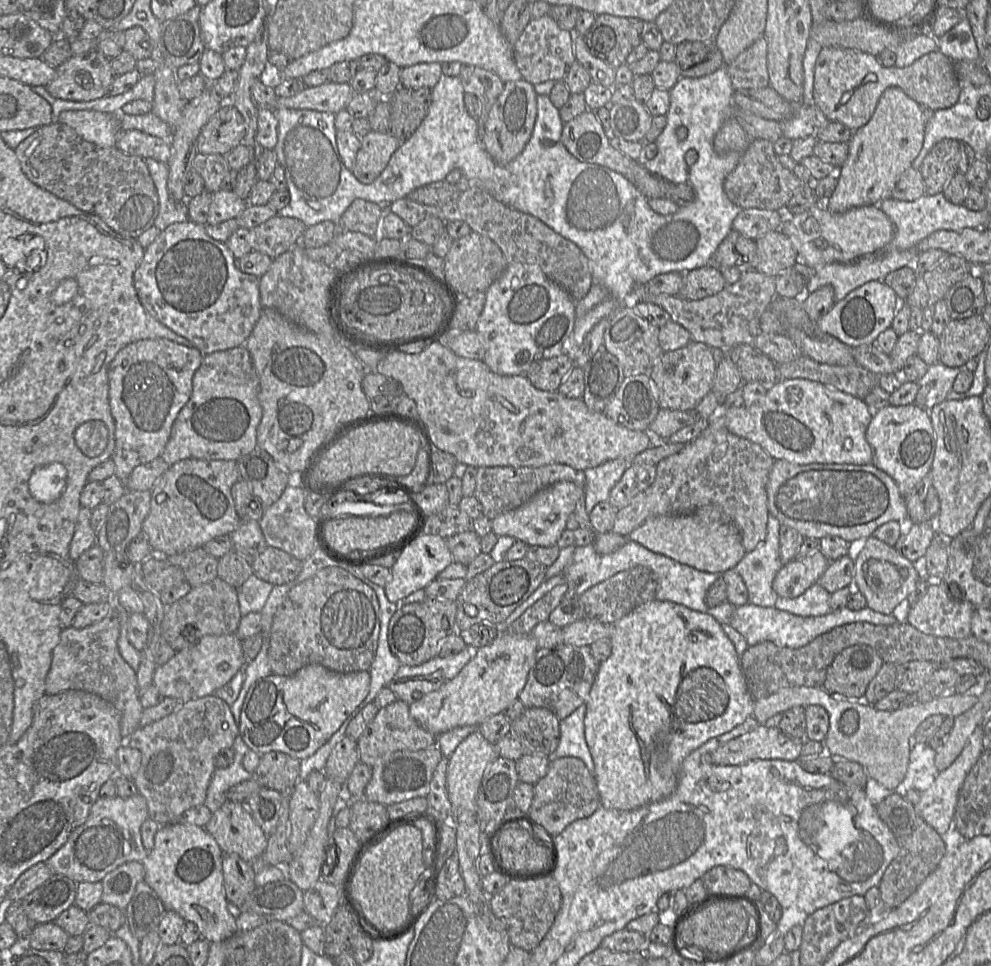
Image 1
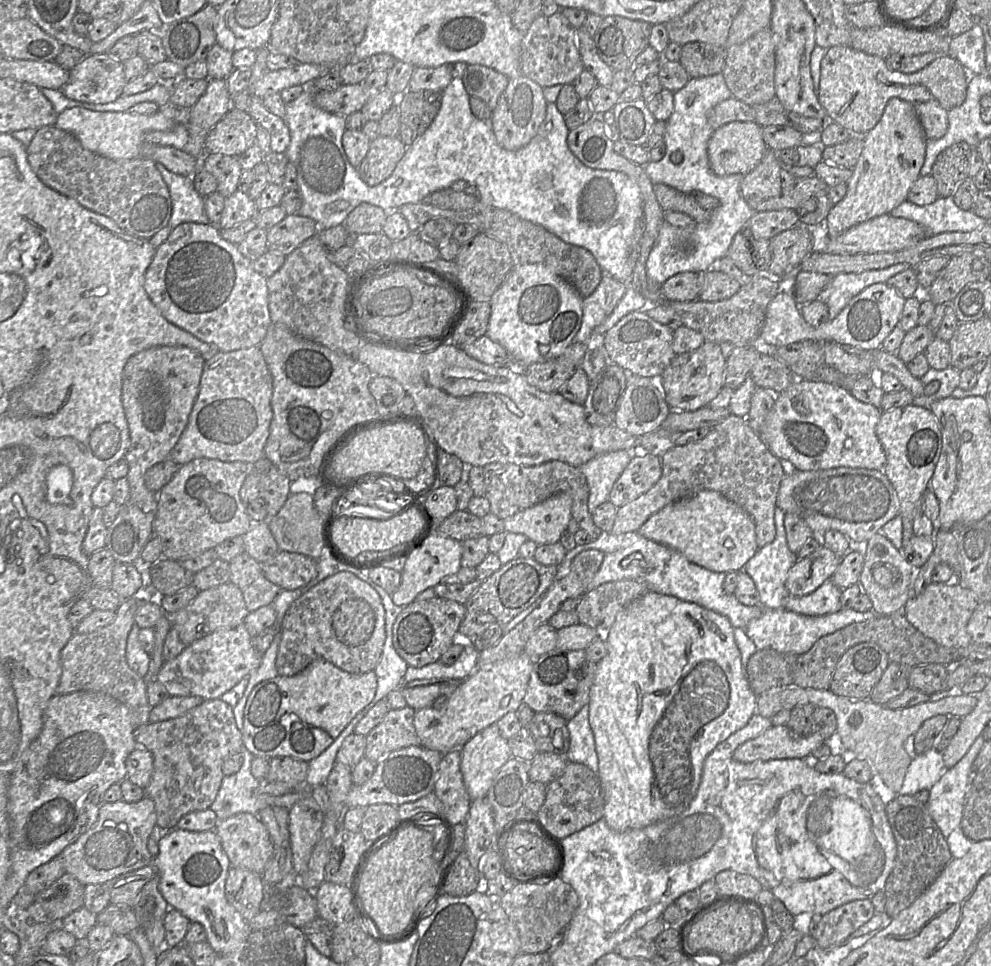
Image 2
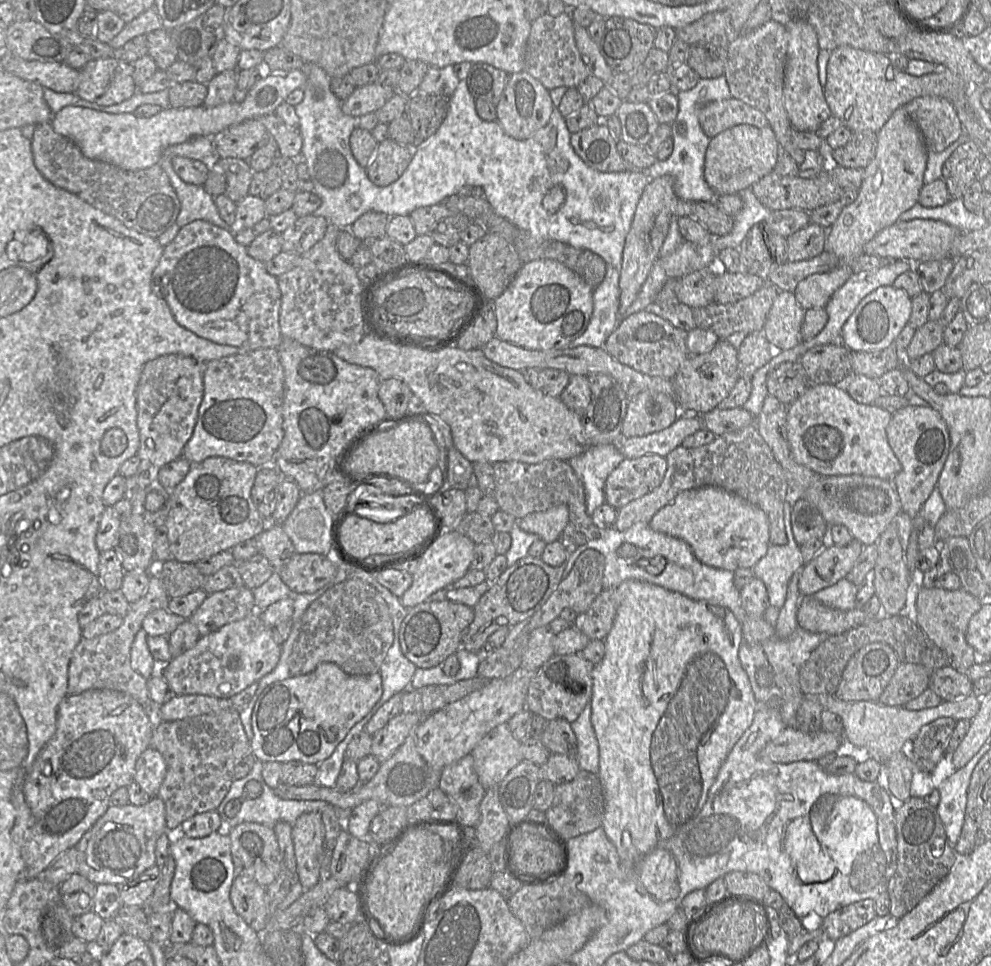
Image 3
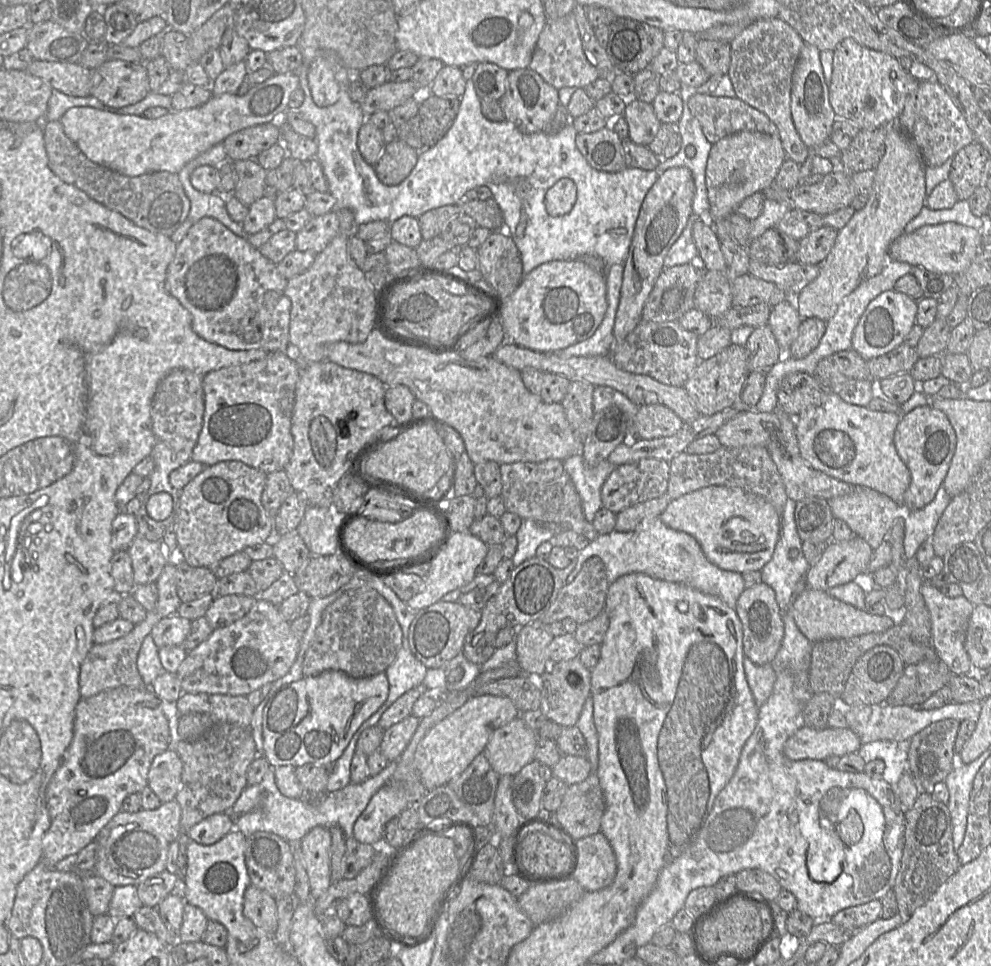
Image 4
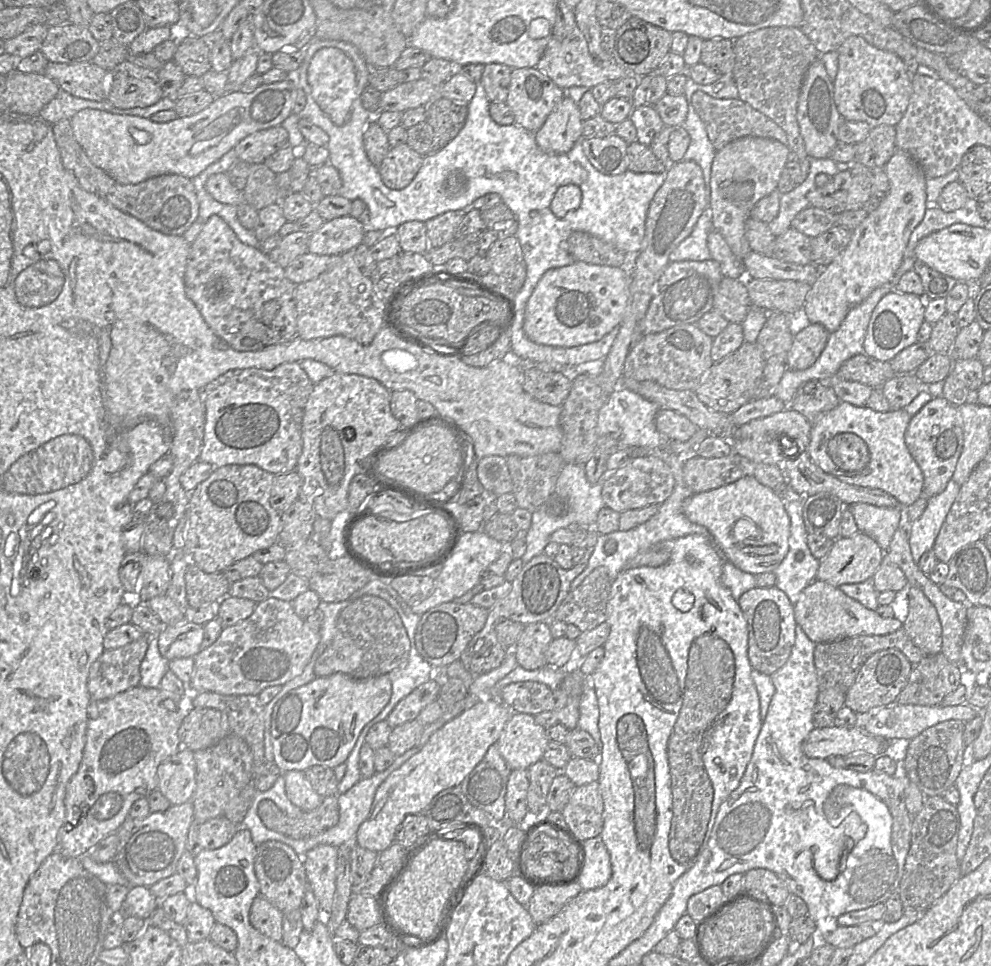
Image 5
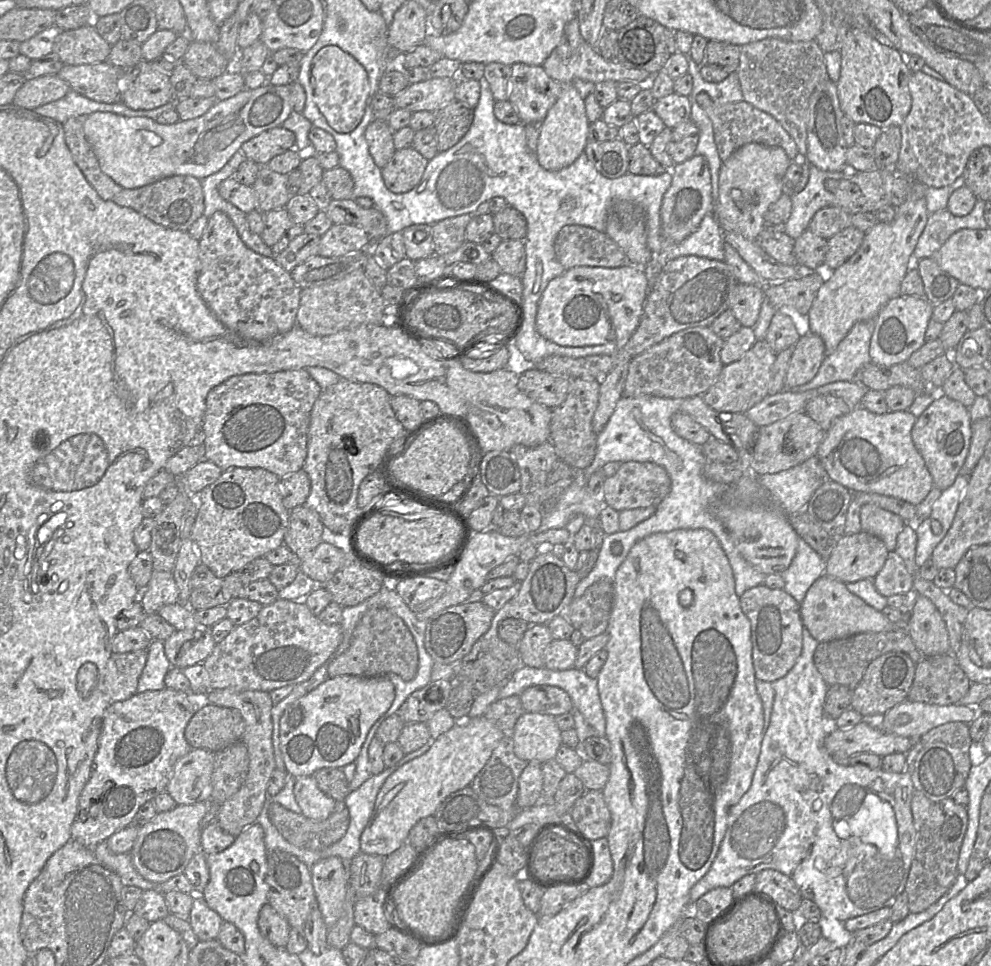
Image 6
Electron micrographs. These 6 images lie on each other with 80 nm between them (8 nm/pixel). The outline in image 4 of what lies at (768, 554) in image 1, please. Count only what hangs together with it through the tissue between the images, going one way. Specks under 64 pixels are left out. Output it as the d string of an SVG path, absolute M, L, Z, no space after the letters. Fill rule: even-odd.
M788 497L782 513L780 538L772 558L760 570L762 583L774 590L776 601L782 611L790 607L797 583L801 578L805 578L811 566L802 553L803 541L796 529L794 512L797 502ZM791 549L798 549L799 557L790 558Z

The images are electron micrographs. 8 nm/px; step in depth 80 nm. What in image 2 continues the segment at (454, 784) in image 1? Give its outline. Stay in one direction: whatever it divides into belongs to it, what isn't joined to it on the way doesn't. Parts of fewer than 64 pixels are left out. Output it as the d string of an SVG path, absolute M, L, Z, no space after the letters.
M496 723L474 735L460 753L460 771L472 801L485 797L500 768L513 757Z

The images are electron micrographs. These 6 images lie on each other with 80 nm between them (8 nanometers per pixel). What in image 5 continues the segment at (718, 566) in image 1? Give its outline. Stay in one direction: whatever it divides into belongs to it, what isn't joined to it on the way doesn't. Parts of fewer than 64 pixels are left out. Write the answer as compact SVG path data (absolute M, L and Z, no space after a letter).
M747 476L726 486L693 494L683 503L683 513L692 523L705 527L713 537L716 547L728 561L742 571L757 575L773 572L789 551L790 518L781 496Z

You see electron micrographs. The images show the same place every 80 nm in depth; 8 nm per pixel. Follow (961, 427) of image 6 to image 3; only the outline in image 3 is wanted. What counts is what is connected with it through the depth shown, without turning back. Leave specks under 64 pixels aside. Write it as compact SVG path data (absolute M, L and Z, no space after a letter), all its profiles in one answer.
M907 406L898 410L886 429L888 442L901 463L901 470L893 484L901 502L902 511L913 520L937 487L940 473L950 449L950 436L941 414L928 407Z

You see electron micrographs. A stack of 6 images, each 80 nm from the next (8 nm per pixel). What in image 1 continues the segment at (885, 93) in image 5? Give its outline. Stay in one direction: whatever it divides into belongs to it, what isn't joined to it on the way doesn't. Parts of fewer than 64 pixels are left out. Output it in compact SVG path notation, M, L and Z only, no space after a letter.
M823 47L818 54L813 98L817 108L830 120L848 127L853 132L871 119L882 93L889 87L898 87L922 108L933 111L952 107L959 99L960 81L954 61L938 50L923 55L911 65L884 67L876 56L842 47Z

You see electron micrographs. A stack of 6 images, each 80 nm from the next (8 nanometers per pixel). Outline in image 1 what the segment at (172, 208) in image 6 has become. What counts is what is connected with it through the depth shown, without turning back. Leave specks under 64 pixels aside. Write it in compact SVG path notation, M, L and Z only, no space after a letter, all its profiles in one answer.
M58 122L38 128L14 152L32 183L97 216L117 234L136 239L154 226L159 198L143 158L128 155L116 147L95 145Z

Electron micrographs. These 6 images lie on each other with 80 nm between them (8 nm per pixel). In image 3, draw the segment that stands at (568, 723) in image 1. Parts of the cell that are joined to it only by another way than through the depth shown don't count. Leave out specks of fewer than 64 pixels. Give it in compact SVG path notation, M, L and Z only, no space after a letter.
M591 700L585 705L578 718L570 723L577 739L578 751L576 754L580 769L593 774L599 772L599 746L596 734L591 723Z

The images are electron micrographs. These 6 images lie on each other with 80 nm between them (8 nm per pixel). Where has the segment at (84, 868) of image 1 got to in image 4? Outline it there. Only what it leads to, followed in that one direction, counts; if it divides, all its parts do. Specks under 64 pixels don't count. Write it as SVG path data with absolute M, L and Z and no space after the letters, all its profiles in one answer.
M176 801L164 802L153 810L141 809L138 812L129 813L119 811L99 832L94 840L98 844L98 853L93 872L115 886L127 886L138 884L147 878L166 870L169 846L176 841L181 832L181 808Z

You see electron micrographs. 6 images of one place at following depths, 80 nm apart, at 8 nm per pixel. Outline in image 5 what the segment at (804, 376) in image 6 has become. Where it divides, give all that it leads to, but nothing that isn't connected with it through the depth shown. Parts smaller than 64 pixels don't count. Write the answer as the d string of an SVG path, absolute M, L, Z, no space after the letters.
M810 323L796 333L792 346L786 354L786 366L791 370L805 370L812 366L824 350L828 330L819 323Z

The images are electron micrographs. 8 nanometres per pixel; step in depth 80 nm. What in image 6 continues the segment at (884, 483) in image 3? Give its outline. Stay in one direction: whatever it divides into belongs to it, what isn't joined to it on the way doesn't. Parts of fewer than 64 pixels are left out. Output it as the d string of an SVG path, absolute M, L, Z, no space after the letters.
M865 504L860 511L862 531L881 539L889 552L896 547L897 536L907 523L899 515L874 504Z

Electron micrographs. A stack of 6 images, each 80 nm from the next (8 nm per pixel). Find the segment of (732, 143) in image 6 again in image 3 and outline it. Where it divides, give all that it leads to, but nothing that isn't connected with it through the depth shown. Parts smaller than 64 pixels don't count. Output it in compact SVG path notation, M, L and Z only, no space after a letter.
M736 98L706 103L699 110L698 118L704 133L711 139L739 124L756 127L770 126L761 111Z

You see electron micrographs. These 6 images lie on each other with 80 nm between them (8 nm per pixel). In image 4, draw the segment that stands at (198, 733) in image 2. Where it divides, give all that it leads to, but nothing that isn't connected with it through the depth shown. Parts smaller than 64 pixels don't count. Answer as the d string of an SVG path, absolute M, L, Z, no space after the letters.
M228 722L216 723L193 742L175 739L171 749L178 754L183 765L181 787L175 801L181 808L180 824L186 833L206 817L232 810L248 785L248 768L258 756L251 729Z

